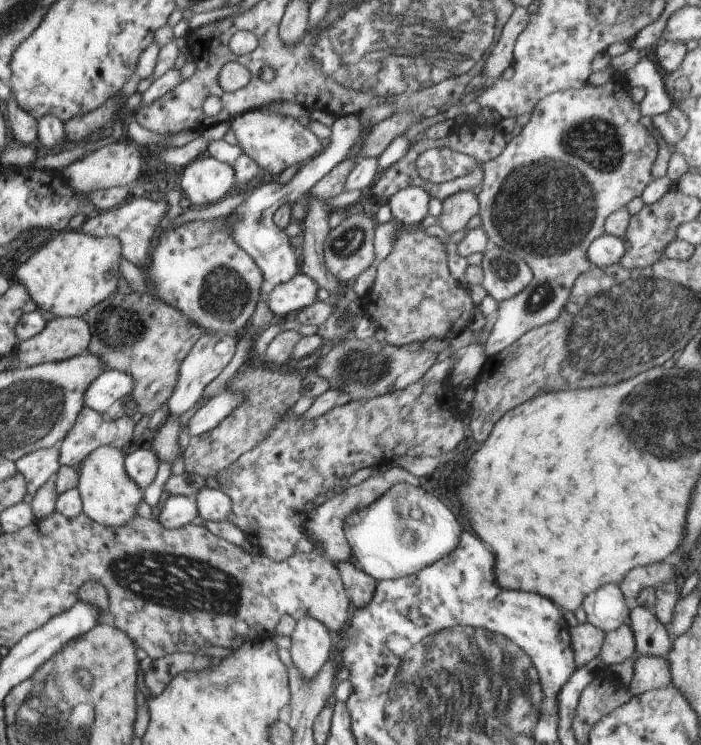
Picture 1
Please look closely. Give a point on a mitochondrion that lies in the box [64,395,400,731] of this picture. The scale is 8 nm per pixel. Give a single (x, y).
(175, 582)

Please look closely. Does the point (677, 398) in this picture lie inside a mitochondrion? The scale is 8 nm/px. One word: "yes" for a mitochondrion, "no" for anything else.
yes

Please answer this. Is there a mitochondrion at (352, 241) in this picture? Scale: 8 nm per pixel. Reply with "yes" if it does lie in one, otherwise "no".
yes

